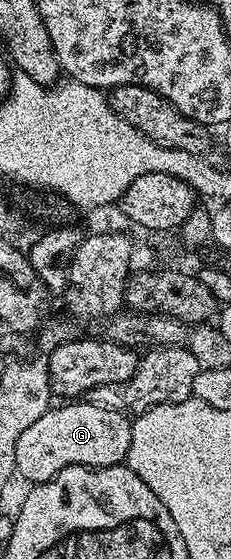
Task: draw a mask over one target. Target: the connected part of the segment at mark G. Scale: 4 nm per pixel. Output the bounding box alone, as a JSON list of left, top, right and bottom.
[16,402,132,484]

